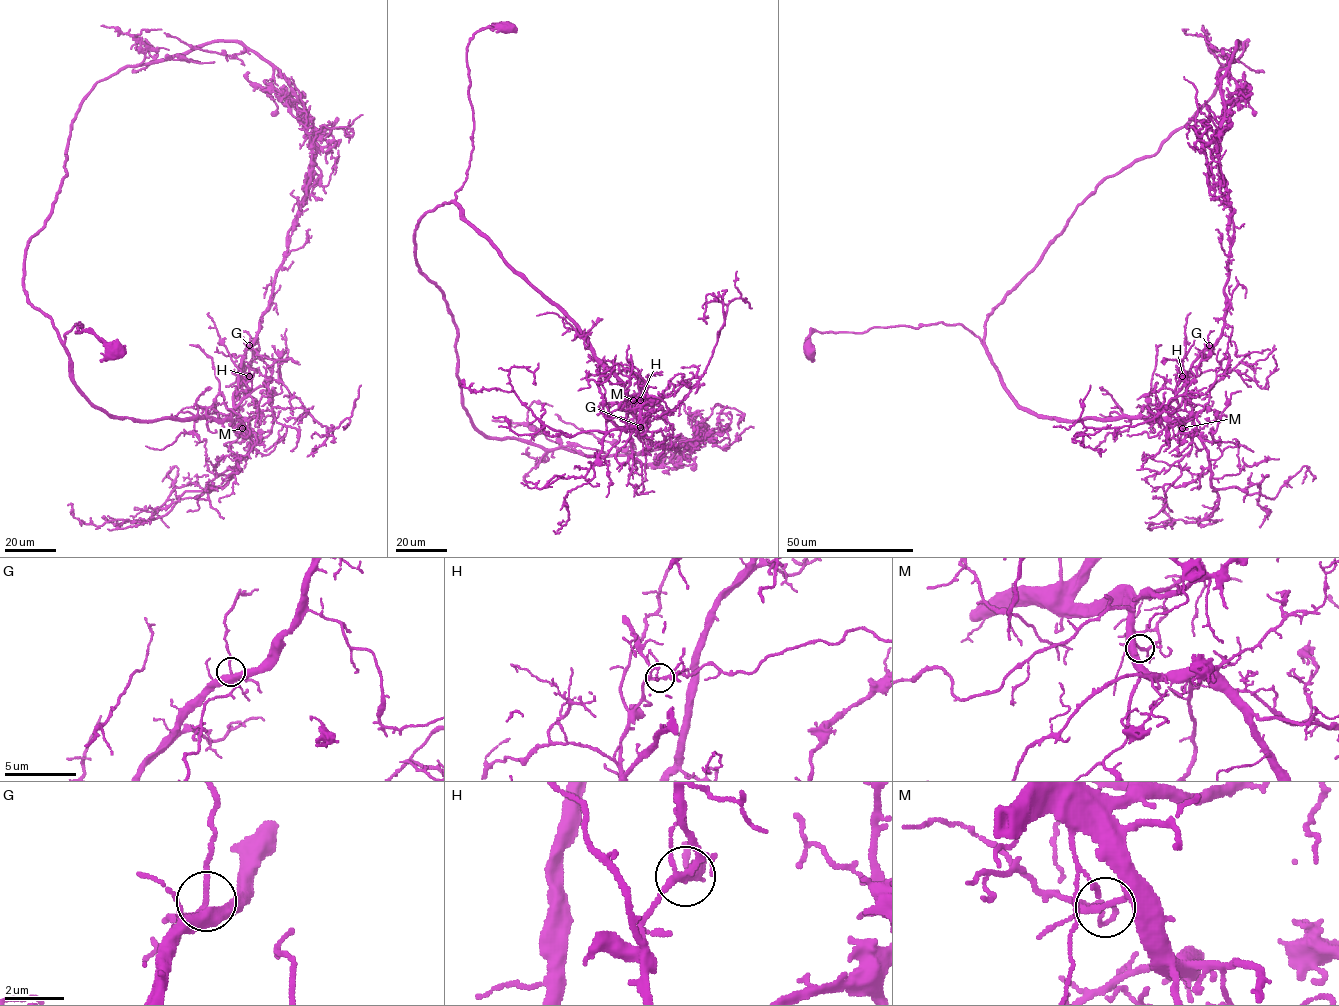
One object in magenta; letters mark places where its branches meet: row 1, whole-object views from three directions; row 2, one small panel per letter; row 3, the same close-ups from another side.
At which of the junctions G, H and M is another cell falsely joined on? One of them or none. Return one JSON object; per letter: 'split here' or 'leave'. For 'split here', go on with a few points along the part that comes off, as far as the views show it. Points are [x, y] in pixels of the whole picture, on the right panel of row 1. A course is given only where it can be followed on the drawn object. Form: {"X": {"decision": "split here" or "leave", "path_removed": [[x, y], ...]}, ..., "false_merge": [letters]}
{"G": {"decision": "leave"}, "H": {"decision": "leave"}, "M": {"decision": "leave"}, "false_merge": []}

